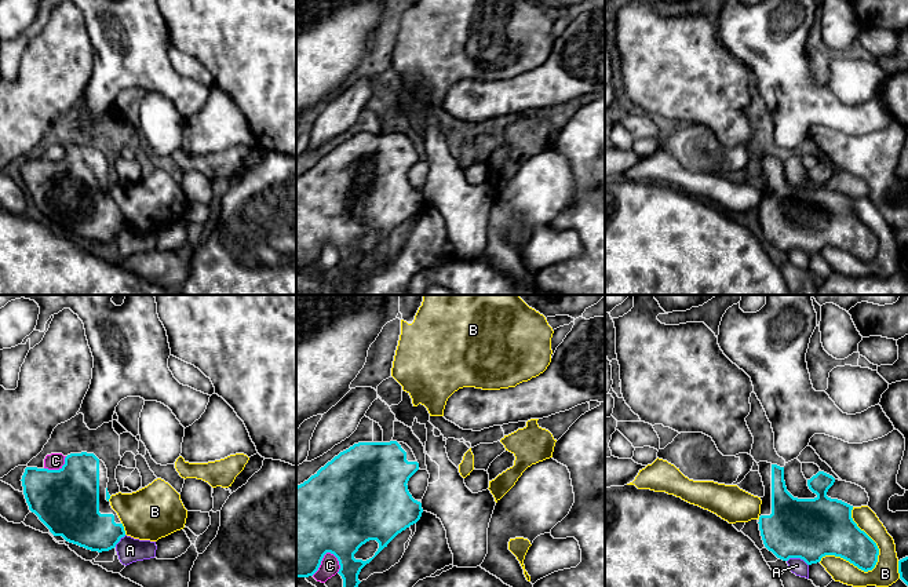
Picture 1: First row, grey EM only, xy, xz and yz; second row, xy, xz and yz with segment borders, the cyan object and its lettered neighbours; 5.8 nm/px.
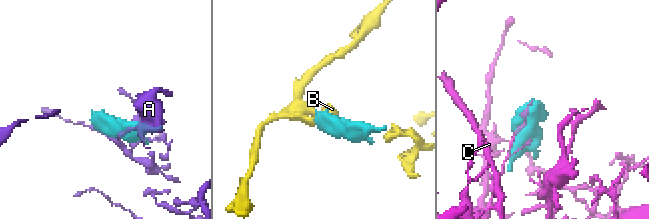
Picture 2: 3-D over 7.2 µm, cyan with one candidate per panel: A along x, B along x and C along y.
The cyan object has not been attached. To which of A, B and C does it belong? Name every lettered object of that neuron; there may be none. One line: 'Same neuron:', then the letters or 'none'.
Same neuron: none

